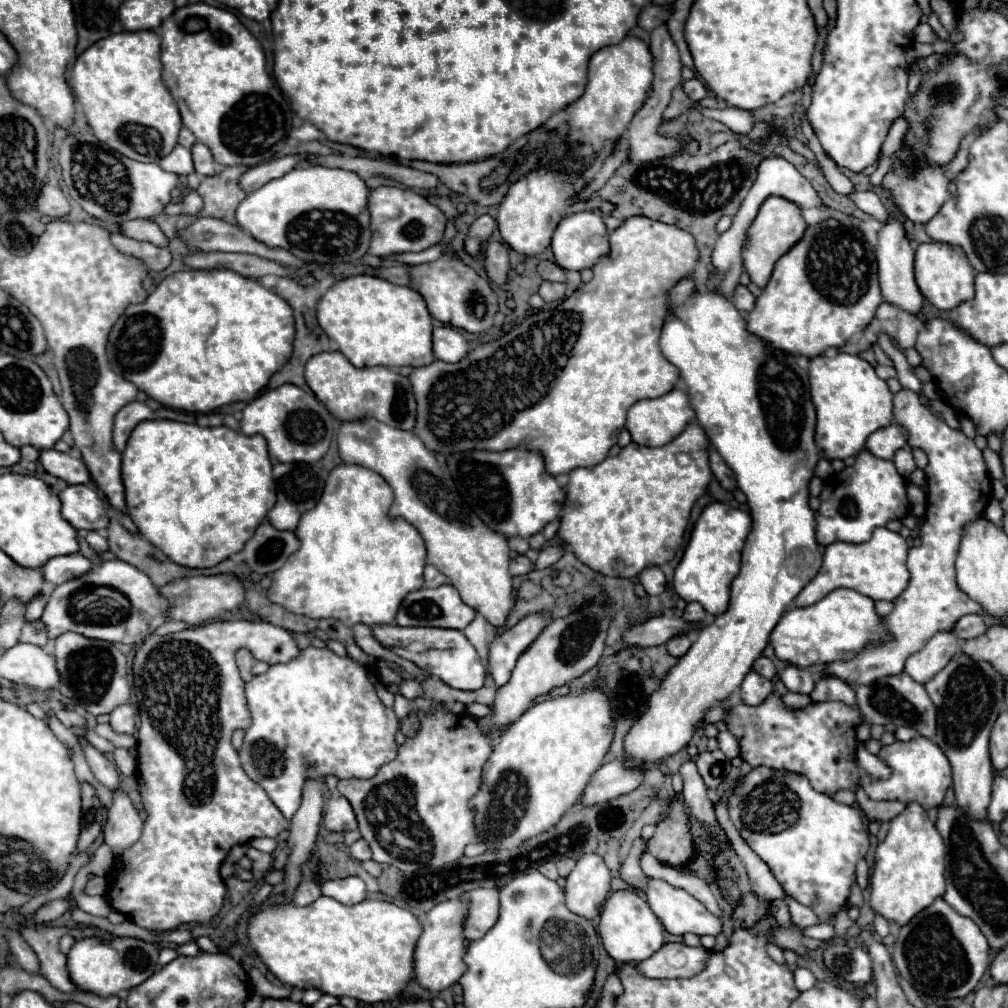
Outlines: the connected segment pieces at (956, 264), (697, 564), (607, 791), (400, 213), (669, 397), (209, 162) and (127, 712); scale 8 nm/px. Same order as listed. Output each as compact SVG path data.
M929 242L929 244L919 244L917 254L915 254L915 280L921 290L921 294L939 310L951 310L959 306L965 300L971 300L975 290L973 290L973 278L975 270L969 264L965 250L957 248L953 244L945 242Z
M723 502L709 504L697 518L685 554L675 568L673 578L675 592L685 602L699 602L713 616L723 614L729 606L729 586L739 572L741 550L749 532L751 532L749 512L731 508Z
M611 760L603 764L589 780L585 788L583 802L587 806L607 802L611 798L617 798L621 794L627 794L635 790L643 782L643 770L641 768L627 768L623 760Z
M379 186L369 192L369 214L371 214L371 246L369 254L387 256L397 252L421 252L443 240L445 214L433 206L425 196L393 186Z
M671 390L661 398L655 400L641 400L635 406L631 406L627 416L627 430L633 436L633 442L643 446L665 446L669 440L679 436L687 424L695 418L693 408L689 406L689 398L683 390Z
M197 142L193 144L191 148L191 154L193 154L193 164L195 164L195 172L199 176L213 176L219 172L219 166L215 164L209 148L205 148L205 144Z
M121 704L111 712L111 726L121 734L135 734L135 708L131 704Z

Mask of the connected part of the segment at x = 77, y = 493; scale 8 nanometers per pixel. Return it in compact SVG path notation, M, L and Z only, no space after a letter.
M69 484L59 492L61 514L77 530L105 530L109 524L107 506L91 484Z

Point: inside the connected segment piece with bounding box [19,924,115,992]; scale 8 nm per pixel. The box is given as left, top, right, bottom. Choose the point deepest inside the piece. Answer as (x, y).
(44, 939)

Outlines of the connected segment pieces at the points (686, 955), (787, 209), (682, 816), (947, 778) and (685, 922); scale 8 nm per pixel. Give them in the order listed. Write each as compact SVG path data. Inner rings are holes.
M665 944L661 946L651 958L643 960L641 964L637 964L637 968L641 970L641 974L645 974L647 978L689 978L695 976L697 972L701 972L701 968L705 966L705 960L711 956L711 950L703 948L703 946L687 946L687 944Z
M771 196L763 202L755 222L751 224L749 232L747 232L747 238L745 238L745 250L743 250L743 260L745 260L745 270L751 278L751 282L759 288L763 288L769 278L771 278L771 270L775 266L775 262L791 248L795 246L803 232L805 232L807 224L799 212L799 206L785 200L785 198L777 198L777 196Z
M681 794L669 798L665 812L655 824L655 834L649 840L647 852L671 868L685 868L695 856L689 814Z
M917 736L909 742L897 740L889 746L883 746L879 756L893 768L893 774L891 774L891 778L877 780L877 782L873 782L867 774L863 774L861 786L865 788L869 798L873 798L873 800L899 800L903 804L919 802L925 810L937 808L943 802L945 792L951 786L951 766L949 766L947 756L941 752L941 748L937 748L937 744L933 740L923 738L923 736Z
M651 878L645 894L651 910L669 934L721 934L721 920L685 890Z

